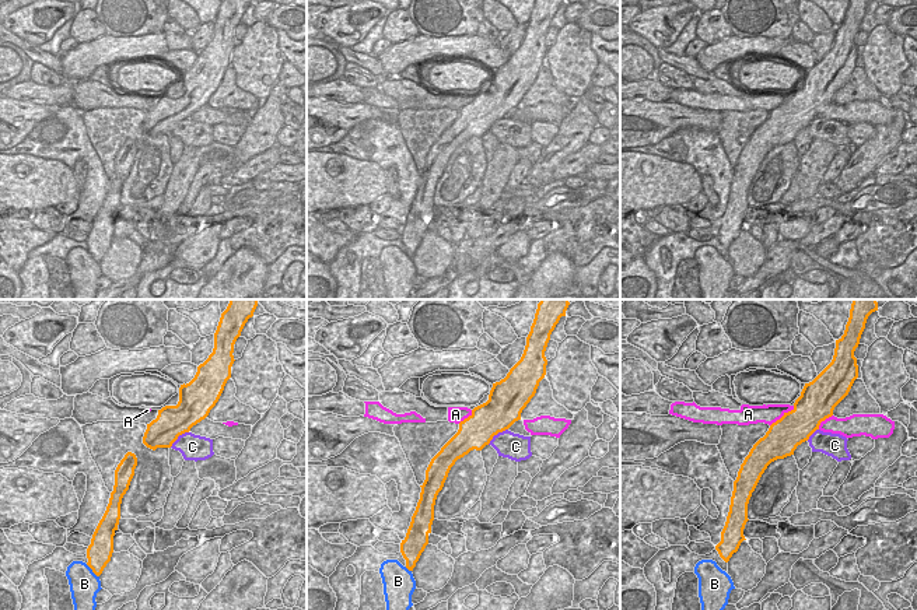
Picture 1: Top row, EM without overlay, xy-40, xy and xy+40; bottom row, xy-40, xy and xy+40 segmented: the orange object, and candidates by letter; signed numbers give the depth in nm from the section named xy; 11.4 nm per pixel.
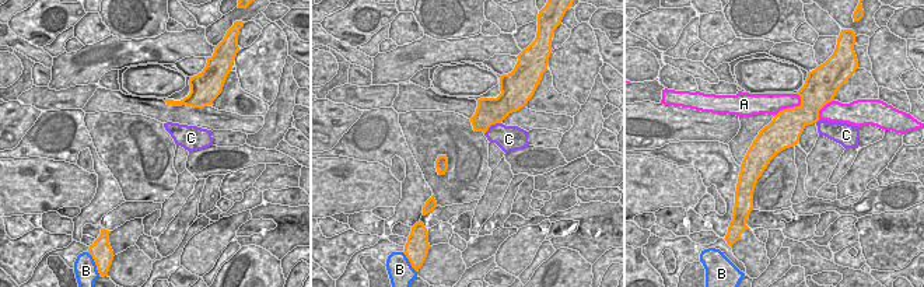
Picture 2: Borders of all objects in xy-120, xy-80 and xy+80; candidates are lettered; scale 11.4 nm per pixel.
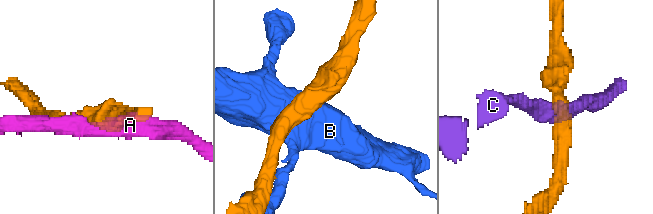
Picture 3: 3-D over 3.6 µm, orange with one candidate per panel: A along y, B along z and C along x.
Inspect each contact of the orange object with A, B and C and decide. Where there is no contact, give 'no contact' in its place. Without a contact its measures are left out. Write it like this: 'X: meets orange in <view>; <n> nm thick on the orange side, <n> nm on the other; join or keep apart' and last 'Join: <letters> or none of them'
A: meets orange in xy+40; 380 nm thick on the orange side, 220 nm on the other; keep apart
B: meets orange in xy-40; 280 nm thick on the orange side, 340 nm on the other; keep apart
C: meets orange in xy; 400 nm thick on the orange side, 300 nm on the other; keep apart
Join: none of them

